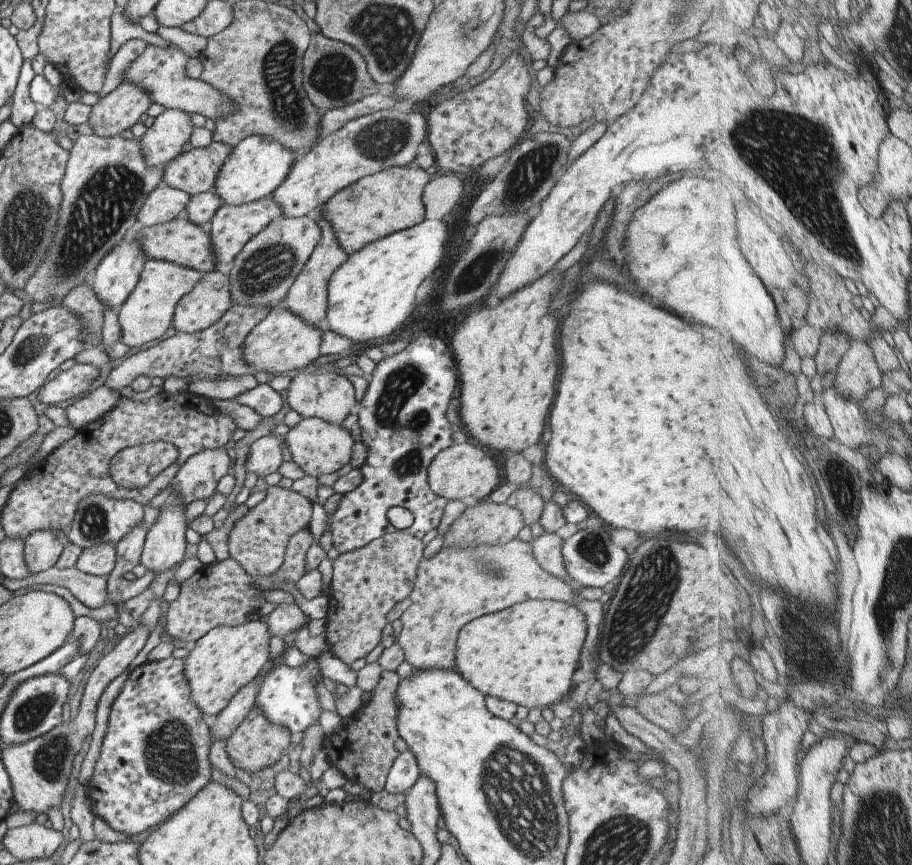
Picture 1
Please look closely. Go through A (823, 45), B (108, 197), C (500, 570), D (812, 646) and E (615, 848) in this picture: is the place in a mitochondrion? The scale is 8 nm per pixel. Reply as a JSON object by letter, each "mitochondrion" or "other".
{"A":"other","B":"mitochondrion","C":"mitochondrion","D":"mitochondrion","E":"mitochondrion"}

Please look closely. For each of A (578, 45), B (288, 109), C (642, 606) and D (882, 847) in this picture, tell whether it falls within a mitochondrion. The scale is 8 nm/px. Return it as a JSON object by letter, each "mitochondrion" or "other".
{"A":"other","B":"mitochondrion","C":"mitochondrion","D":"mitochondrion"}

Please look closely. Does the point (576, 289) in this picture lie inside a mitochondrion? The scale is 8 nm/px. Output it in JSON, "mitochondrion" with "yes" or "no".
{"mitochondrion":"no"}

